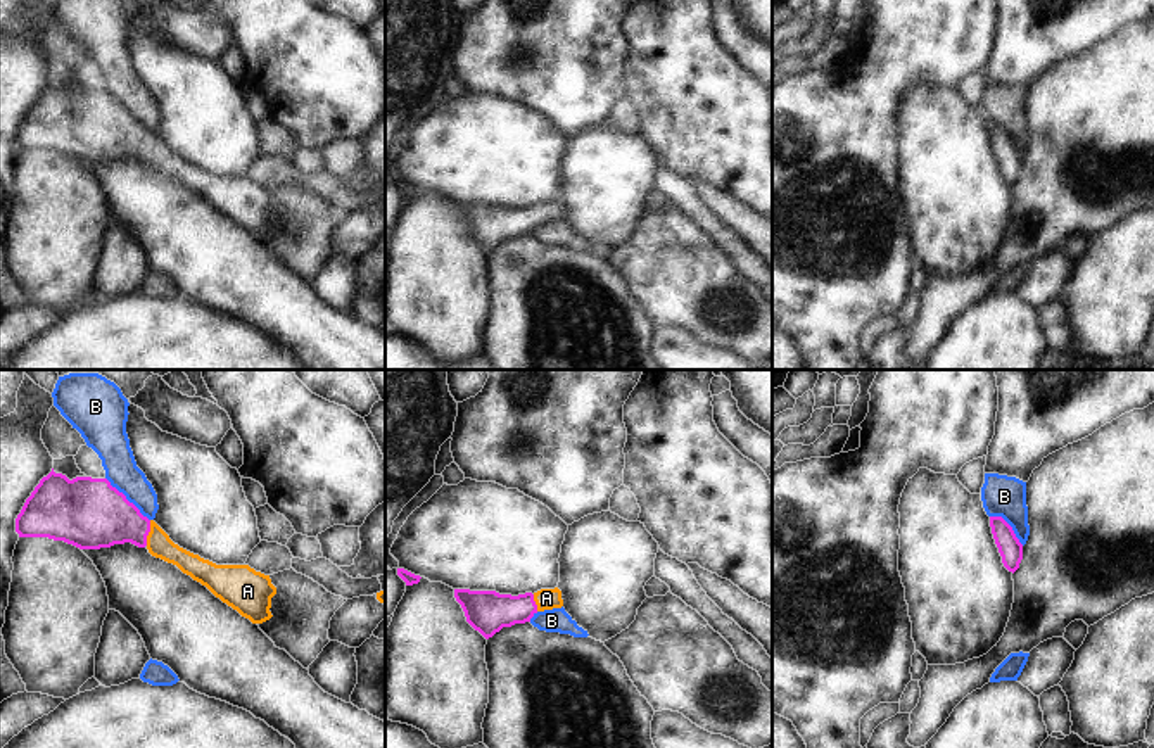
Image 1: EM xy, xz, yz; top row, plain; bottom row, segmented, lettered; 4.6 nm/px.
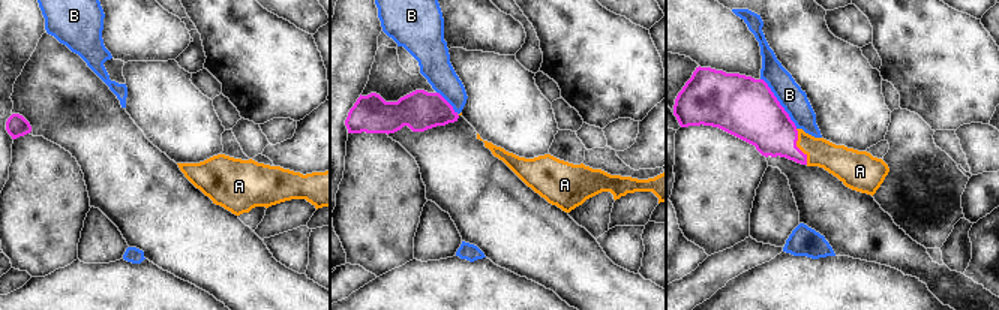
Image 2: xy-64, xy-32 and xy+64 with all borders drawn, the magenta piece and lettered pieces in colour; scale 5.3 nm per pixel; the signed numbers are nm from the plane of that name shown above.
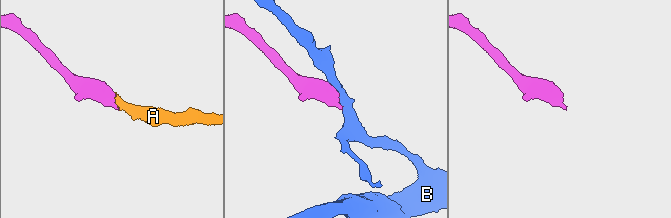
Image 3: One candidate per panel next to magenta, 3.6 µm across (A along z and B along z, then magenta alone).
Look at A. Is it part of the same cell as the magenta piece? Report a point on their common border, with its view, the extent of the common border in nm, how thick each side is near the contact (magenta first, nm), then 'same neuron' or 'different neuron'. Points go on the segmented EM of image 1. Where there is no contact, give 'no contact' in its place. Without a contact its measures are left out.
contact xy (149, 531); length 120 nm; calibres 300 and 120 nm; same neuron

